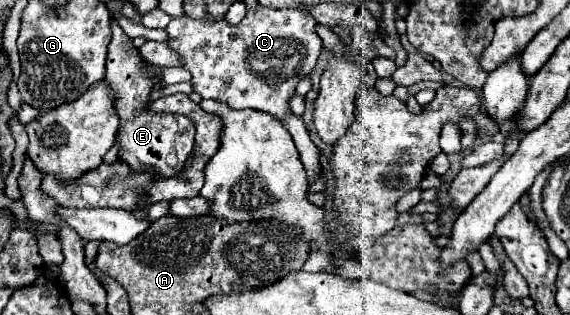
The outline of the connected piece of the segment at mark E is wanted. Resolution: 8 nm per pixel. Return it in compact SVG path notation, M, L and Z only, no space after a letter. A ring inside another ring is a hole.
M112 20L112 42L108 46L108 62L106 62L106 82L112 86L118 96L116 114L120 118L118 130L118 158L126 162L134 172L148 170L162 178L172 178L180 174L186 164L186 158L194 146L196 126L188 116L182 114L164 114L150 112L150 94L154 88L162 88L162 80L156 74L146 70L146 62L140 56L138 48L124 34L124 30Z

